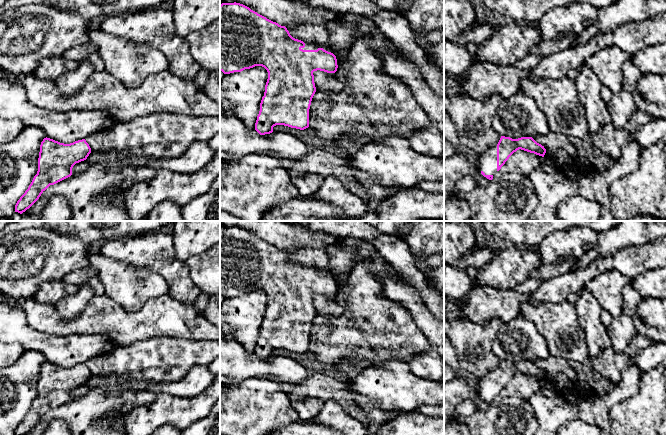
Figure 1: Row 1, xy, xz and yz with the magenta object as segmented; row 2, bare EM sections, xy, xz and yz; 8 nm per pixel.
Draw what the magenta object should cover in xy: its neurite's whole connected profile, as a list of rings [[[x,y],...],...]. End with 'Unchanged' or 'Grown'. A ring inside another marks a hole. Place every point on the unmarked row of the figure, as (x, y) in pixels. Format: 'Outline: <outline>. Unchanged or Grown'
Outline: [[[44,362],[40,369],[38,395],[25,417],[15,429],[15,435],[26,435],[50,410],[72,399],[76,387],[87,383],[91,372],[85,363],[70,368]]]. Unchanged

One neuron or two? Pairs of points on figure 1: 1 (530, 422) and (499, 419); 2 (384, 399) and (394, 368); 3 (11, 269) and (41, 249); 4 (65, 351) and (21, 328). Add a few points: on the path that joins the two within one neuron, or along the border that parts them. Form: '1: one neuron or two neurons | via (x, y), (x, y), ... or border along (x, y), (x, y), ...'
1: one neuron | via (522, 422), (507, 422)
2: one neuron | via (391, 391), (394, 376)
3: one neuron | via (18, 263), (34, 255)
4: one neuron | via (54, 348), (32, 339)

